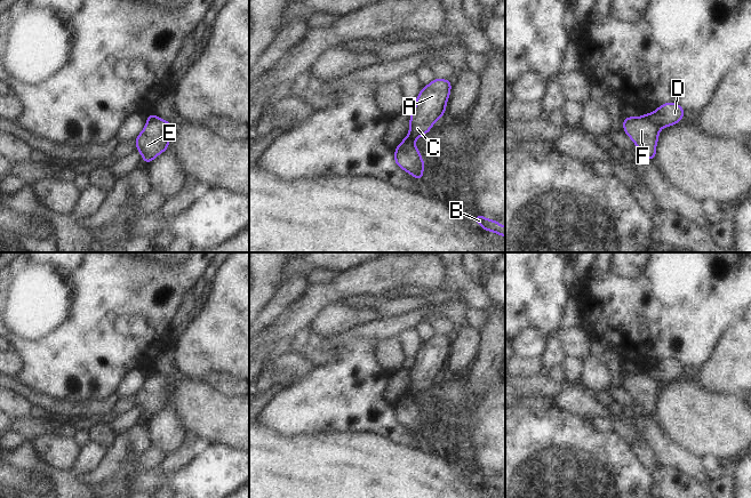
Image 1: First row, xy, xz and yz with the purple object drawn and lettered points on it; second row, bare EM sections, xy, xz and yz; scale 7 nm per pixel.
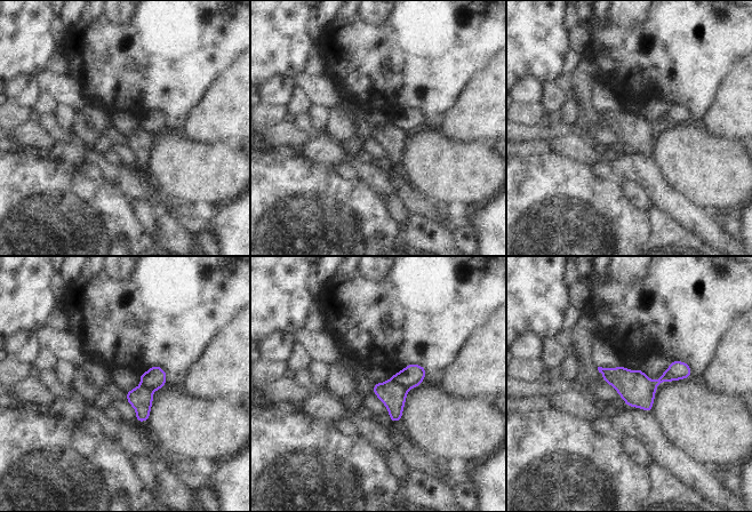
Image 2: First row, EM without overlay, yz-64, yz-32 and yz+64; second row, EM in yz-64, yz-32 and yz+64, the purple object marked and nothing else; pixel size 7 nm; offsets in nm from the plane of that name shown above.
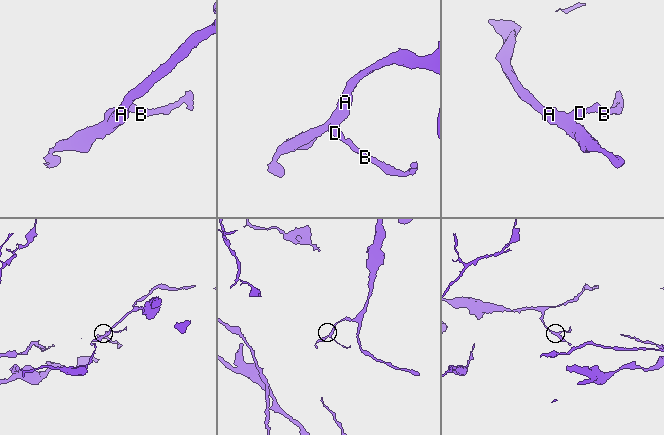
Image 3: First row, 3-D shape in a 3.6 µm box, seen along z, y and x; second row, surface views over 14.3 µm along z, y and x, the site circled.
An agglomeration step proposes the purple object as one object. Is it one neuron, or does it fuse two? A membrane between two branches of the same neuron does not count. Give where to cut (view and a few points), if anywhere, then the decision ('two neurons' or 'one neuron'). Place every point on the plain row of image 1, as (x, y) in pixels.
cut in yz along (647, 370), (661, 384); two neurons

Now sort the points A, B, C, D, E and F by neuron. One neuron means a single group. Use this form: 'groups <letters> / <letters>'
groups A C E F / B D

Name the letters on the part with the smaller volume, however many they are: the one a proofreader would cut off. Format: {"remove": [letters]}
{"remove": ["B", "D"]}

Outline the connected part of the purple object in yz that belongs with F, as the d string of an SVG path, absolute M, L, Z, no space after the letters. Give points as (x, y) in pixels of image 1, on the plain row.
M648 370L623 375L623 387L638 403L639 409L655 417L661 384L654 380Z

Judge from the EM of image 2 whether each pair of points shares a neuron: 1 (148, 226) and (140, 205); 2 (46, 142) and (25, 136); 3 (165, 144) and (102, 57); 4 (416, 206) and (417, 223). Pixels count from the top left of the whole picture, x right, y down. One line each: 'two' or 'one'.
1: one
2: one
3: two
4: two

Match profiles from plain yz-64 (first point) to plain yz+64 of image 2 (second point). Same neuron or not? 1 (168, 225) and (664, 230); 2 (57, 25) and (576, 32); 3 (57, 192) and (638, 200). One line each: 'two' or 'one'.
1: one
2: two
3: two

